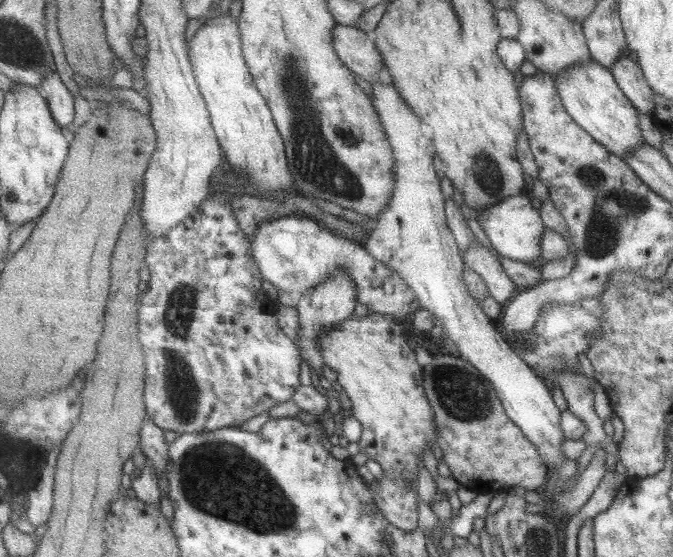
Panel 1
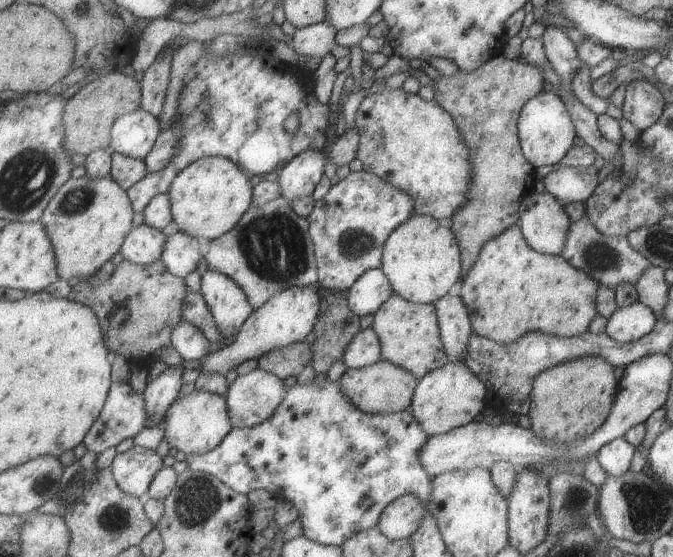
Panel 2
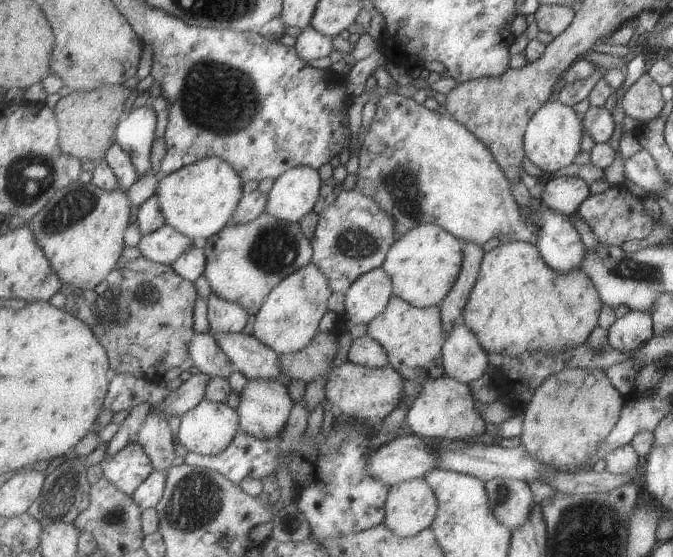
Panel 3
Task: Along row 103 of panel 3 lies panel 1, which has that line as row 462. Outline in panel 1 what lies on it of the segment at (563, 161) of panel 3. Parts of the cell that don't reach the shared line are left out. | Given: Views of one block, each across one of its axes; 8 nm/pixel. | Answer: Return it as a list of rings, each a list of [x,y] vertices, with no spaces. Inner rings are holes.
[[[383,66],[382,70],[379,70],[378,78],[371,83],[371,100],[374,102],[375,109],[378,110],[379,120],[382,121],[383,129],[386,130],[387,140],[390,141],[391,148],[394,150],[394,190],[385,211],[376,216],[372,222],[373,228],[364,243],[364,248],[371,254],[371,257],[381,261],[387,268],[393,269],[410,286],[421,302],[422,309],[434,314],[437,326],[443,329],[443,337],[454,342],[459,357],[467,360],[492,384],[507,418],[519,427],[519,430],[527,437],[527,441],[537,447],[537,453],[544,460],[543,464],[553,465],[551,469],[556,469],[555,471],[558,472],[560,463],[567,459],[561,452],[565,438],[561,432],[559,408],[553,402],[548,384],[523,362],[508,338],[495,330],[497,326],[495,320],[489,319],[481,311],[480,303],[467,293],[467,287],[463,283],[461,276],[465,270],[464,260],[459,255],[455,239],[452,238],[447,227],[443,194],[439,187],[440,179],[435,175],[435,168],[433,168],[433,156],[435,156],[433,129],[425,126],[419,116],[415,115],[413,109],[403,101],[398,89],[394,87],[387,67]]]

